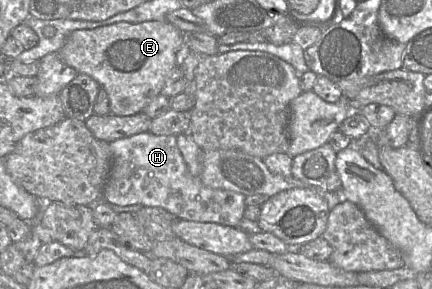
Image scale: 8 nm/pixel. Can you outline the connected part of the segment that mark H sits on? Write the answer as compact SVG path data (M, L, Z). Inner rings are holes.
M149 131L110 143L112 165L102 199L110 205L161 207L180 220L217 223L238 227L244 218L246 196L205 186L190 174L174 135L155 135Z

